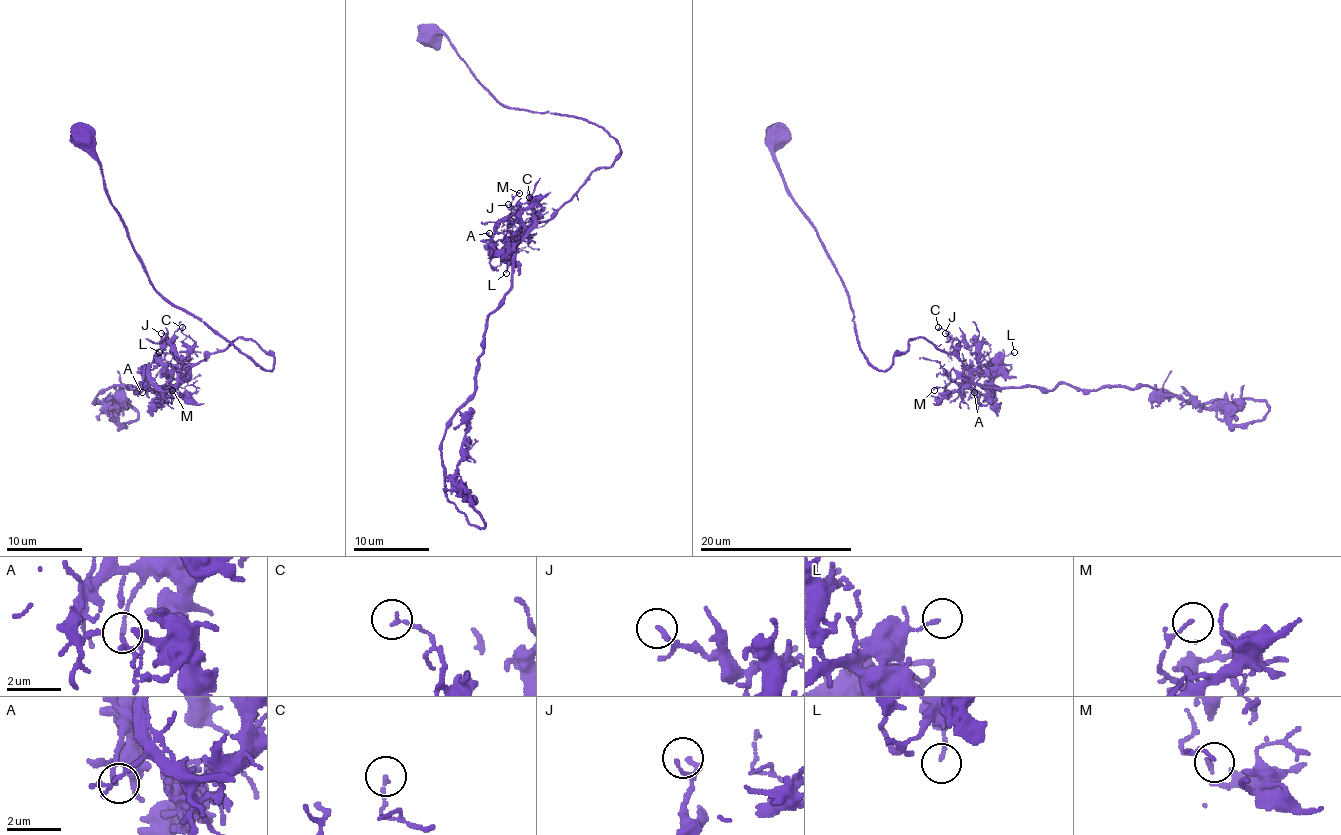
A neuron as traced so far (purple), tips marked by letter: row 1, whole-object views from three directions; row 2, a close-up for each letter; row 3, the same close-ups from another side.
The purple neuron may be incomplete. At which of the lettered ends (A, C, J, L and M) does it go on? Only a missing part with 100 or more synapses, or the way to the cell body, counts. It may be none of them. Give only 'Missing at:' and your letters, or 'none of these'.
Missing at: none of these

